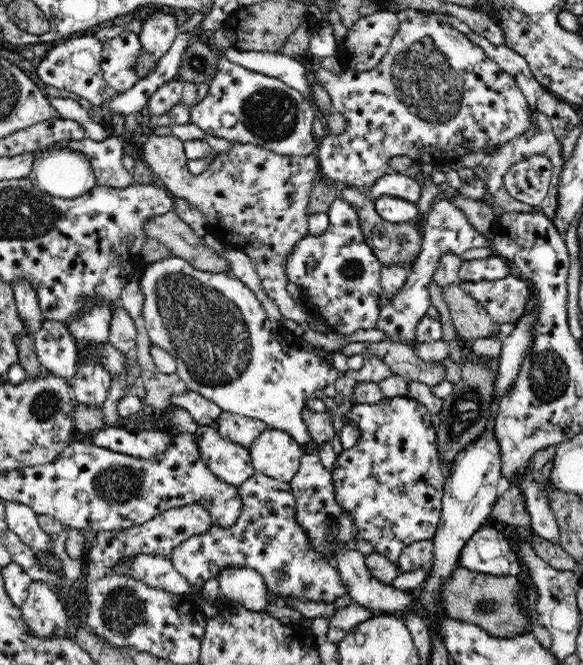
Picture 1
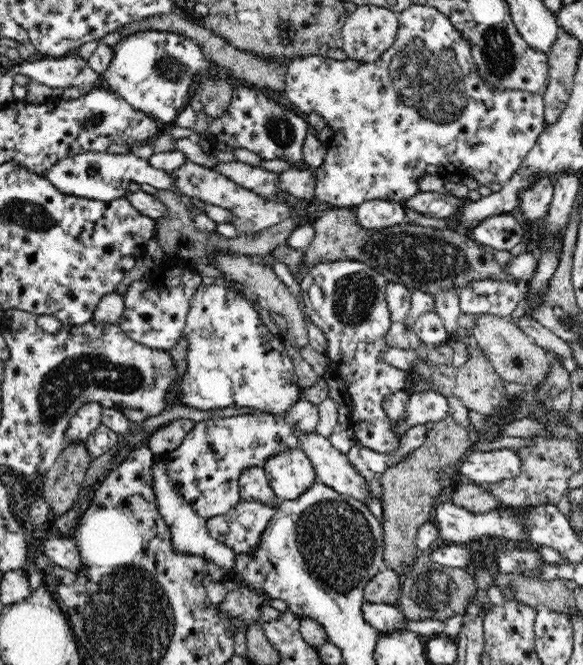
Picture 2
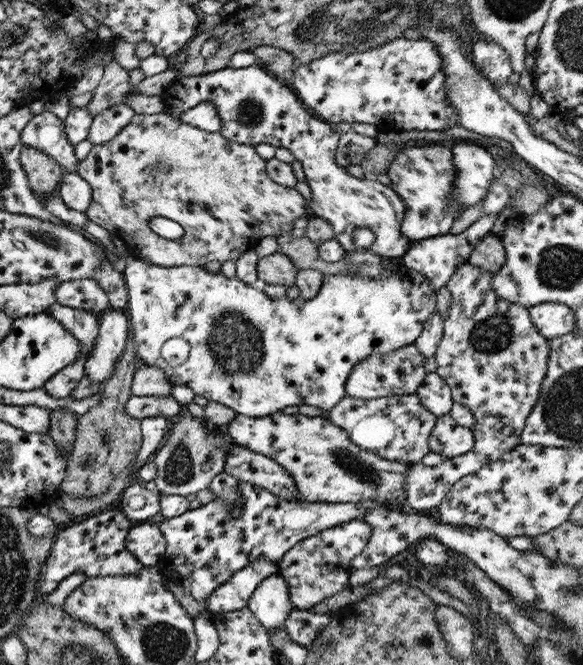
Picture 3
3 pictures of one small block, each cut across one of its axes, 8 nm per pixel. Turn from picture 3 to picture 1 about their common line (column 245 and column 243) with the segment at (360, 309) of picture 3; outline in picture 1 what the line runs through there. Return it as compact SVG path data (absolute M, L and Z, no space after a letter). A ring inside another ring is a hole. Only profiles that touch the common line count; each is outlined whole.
M171 256L170 258L164 258L164 260L158 260L158 262L152 262L148 264L147 270L141 272L139 278L141 289L144 293L144 305L141 310L142 316L145 318L145 325L151 342L158 344L163 350L166 350L176 361L177 376L184 382L188 392L192 391L206 400L213 402L216 406L220 407L223 412L233 413L245 416L246 418L252 418L259 420L266 429L279 430L285 432L290 438L293 438L298 446L304 451L311 452L311 454L320 454L322 445L316 443L308 426L302 419L302 410L306 407L308 399L314 396L316 390L324 390L326 387L333 387L340 377L338 368L334 366L331 360L320 356L316 352L311 352L303 348L301 339L299 336L292 334L282 324L272 321L268 314L264 311L262 305L256 295L244 285L237 277L229 273L214 274L210 271L196 270L193 266L190 266L189 262L186 262L183 258Z

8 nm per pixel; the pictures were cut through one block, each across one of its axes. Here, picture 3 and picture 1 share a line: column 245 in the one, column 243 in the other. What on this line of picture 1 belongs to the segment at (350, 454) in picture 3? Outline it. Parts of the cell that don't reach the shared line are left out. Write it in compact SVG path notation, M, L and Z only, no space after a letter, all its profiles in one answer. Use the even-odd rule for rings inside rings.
M223 411L214 421L212 427L218 436L238 443L246 449L249 449L256 442L256 438L266 429L259 420Z

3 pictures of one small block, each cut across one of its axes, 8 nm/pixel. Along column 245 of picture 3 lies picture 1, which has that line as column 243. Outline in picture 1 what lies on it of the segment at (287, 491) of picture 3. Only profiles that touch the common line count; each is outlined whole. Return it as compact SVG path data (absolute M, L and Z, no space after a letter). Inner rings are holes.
M198 426L195 436L202 463L222 483L237 487L257 474L248 449L218 436L214 427Z

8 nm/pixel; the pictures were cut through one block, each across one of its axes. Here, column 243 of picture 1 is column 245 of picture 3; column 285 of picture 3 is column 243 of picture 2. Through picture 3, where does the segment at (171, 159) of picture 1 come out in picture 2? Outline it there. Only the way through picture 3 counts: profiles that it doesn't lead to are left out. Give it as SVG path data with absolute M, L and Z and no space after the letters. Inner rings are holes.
M184 161L179 167L169 172L172 185L170 191L176 193L181 198L189 198L189 200L200 200L204 204L212 206L220 206L226 208L234 214L234 224L239 232L253 233L274 226L290 217L295 210L291 206L284 206L281 202L268 202L262 200L255 192L237 185L232 179L226 175L208 168L204 168L199 164L190 161Z

